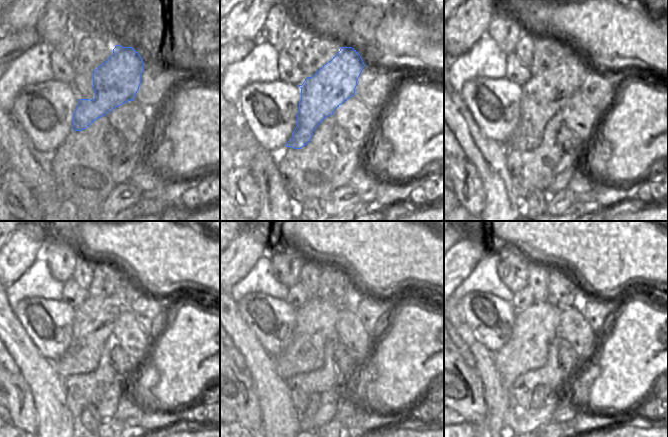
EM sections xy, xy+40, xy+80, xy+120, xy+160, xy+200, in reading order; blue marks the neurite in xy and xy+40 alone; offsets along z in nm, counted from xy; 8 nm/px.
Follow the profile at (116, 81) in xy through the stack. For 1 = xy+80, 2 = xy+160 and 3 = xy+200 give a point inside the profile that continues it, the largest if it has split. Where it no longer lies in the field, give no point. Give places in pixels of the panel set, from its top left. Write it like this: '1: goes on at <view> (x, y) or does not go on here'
1: goes on at xy+80 (545, 94)
2: goes on at xy+160 (315, 321)
3: goes on at xy+200 (538, 324)

